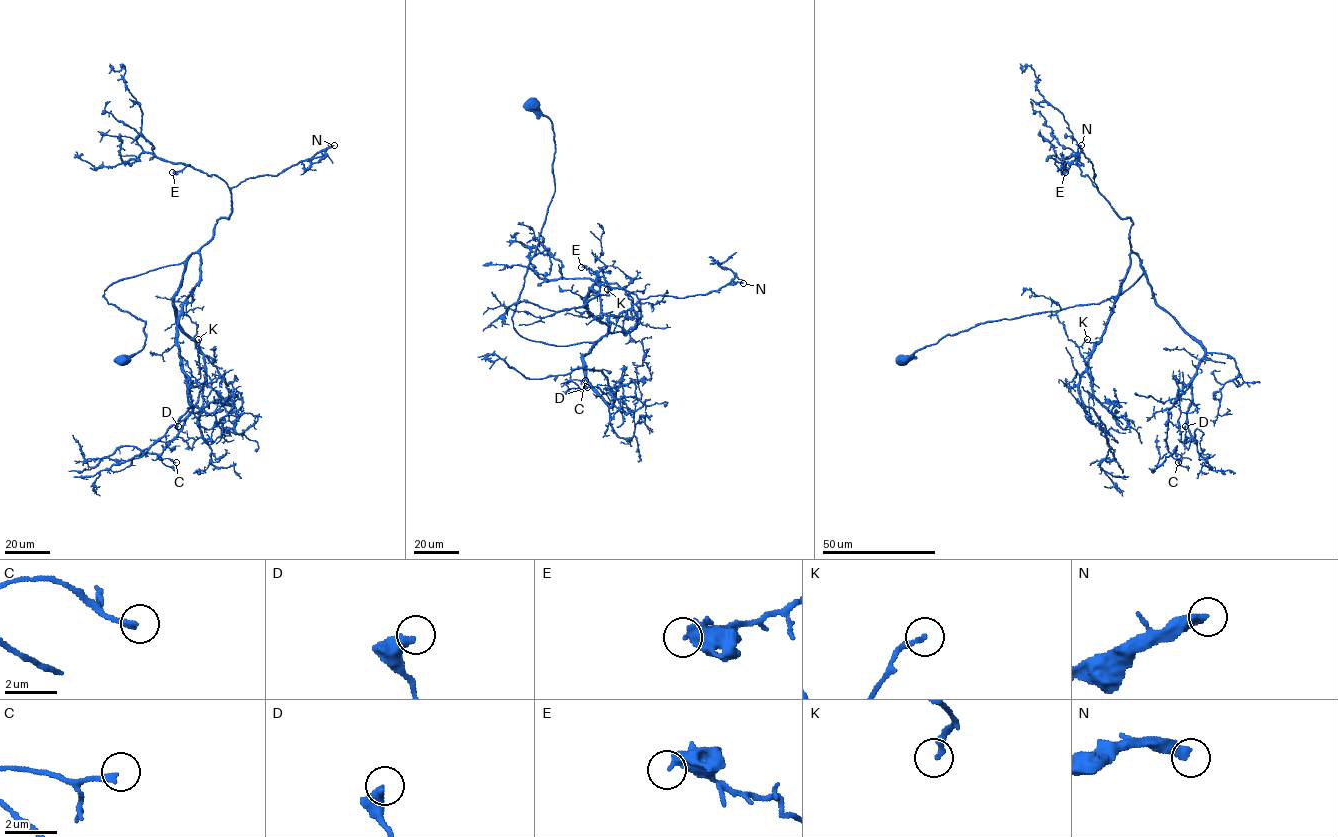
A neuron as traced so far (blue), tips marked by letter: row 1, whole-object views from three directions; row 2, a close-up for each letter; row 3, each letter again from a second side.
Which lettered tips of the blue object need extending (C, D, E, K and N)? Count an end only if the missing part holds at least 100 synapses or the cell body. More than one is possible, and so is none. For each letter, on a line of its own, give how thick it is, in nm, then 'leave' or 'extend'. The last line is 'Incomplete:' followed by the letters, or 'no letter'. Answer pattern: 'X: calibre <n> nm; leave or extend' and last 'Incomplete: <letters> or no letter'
C: calibre 240 nm; leave
D: calibre 400 nm; leave
E: calibre 460 nm; leave
K: calibre 240 nm; leave
N: calibre 380 nm; extend
Incomplete: N

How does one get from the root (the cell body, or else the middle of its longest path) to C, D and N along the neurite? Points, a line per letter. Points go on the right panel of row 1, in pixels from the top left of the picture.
C: (902, 360), (986, 322), (1099, 304), (1128, 289), (1140, 263), (1154, 301), (1204, 353), (1169, 410), (1178, 462)
D: (902, 360), (986, 322), (1099, 304), (1128, 289), (1140, 263), (1154, 301), (1204, 350), (1189, 448), (1185, 426)
N: (902, 360), (986, 322), (1099, 304), (1141, 276), (1131, 249), (1132, 221), (1098, 191), (1081, 145)

